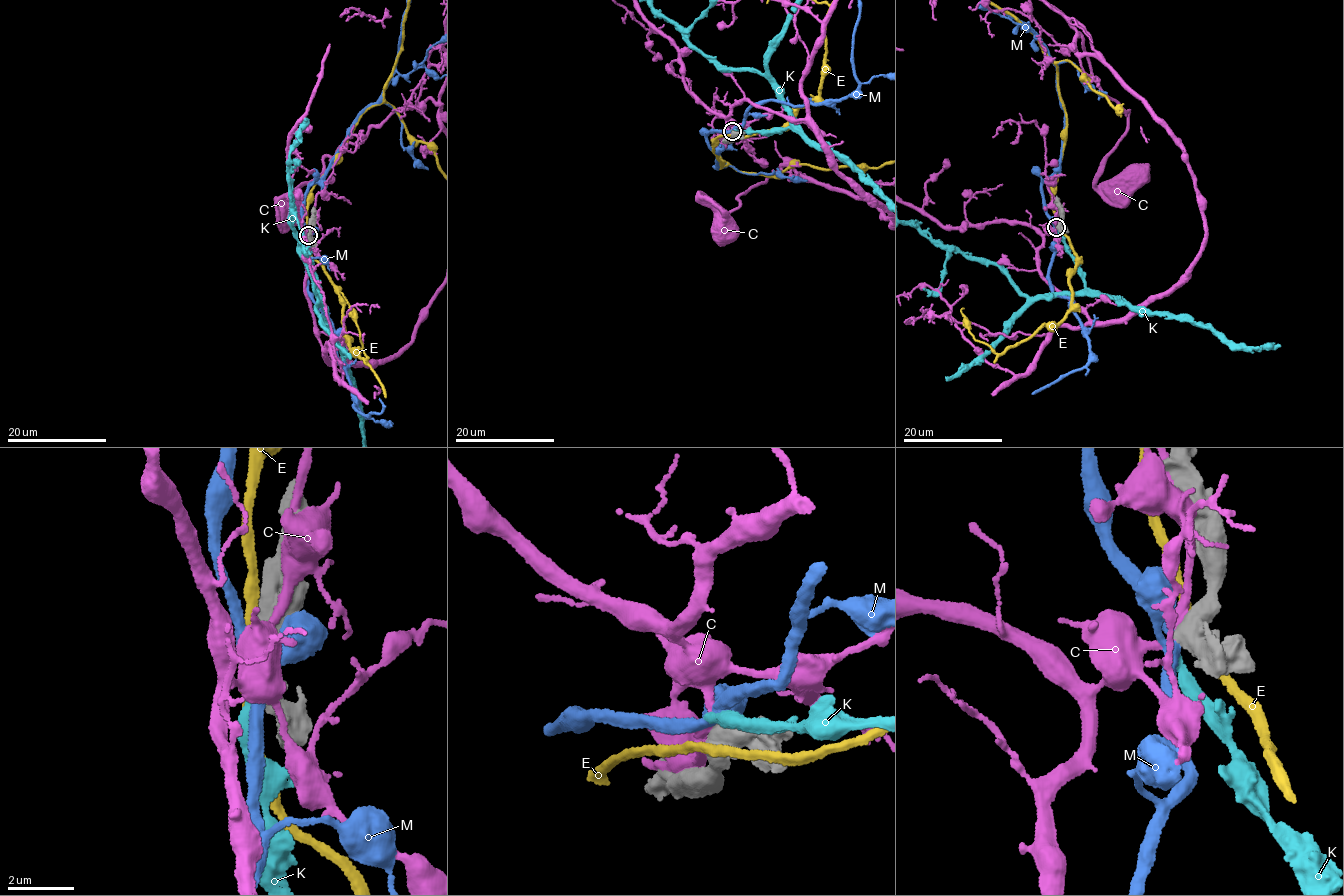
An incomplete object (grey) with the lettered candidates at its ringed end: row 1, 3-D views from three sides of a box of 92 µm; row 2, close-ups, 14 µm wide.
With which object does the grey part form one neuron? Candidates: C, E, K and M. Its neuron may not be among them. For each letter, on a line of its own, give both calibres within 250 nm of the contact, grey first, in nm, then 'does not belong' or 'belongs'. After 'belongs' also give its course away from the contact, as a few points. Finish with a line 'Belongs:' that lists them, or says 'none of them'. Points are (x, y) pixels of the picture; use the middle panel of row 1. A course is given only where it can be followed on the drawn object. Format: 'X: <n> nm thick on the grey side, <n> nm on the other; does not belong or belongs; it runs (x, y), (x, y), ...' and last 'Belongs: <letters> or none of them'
C: 500 nm thick on the grey side, 260 nm on the other; does not belong
E: 550 nm thick on the grey side, 240 nm on the other; does not belong
K: 480 nm thick on the grey side, 190 nm on the other; belongs; it runs (732, 131), (789, 127), (788, 109), (765, 76), (720, 65)
M: 480 nm thick on the grey side, 280 nm on the other; does not belong
Belongs: K

